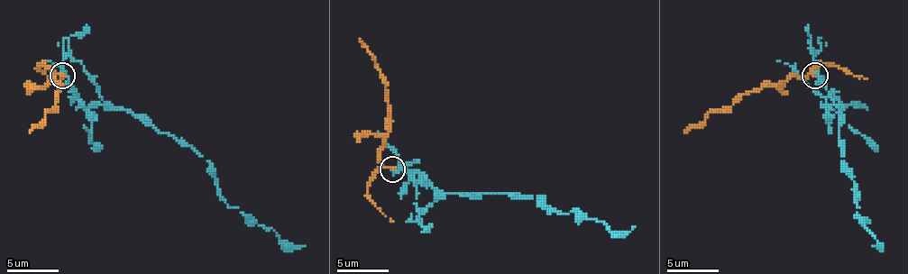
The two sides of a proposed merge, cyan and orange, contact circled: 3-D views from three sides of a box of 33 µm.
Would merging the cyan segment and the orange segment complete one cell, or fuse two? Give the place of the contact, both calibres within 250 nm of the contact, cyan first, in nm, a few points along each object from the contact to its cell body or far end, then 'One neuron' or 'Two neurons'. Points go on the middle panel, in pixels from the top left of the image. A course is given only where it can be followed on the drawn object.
Place: (392, 169). Thickness 200 nm (cyan) against 170 nm. Course of cyan: (393, 169), (418, 172), (436, 190), (537, 196), (547, 208), (581, 211), (611, 232), (635, 226). Course of orange: (393, 169), (380, 159), (380, 147), (388, 132), (385, 85), (378, 65), (360, 39). Two neurons

